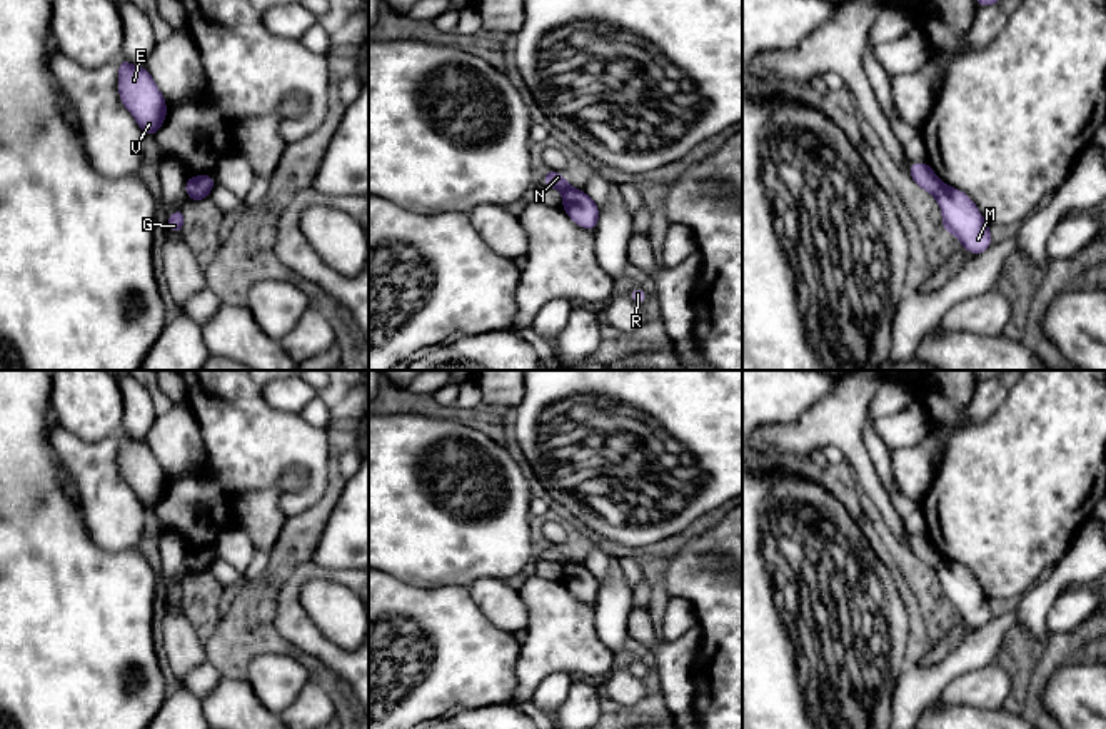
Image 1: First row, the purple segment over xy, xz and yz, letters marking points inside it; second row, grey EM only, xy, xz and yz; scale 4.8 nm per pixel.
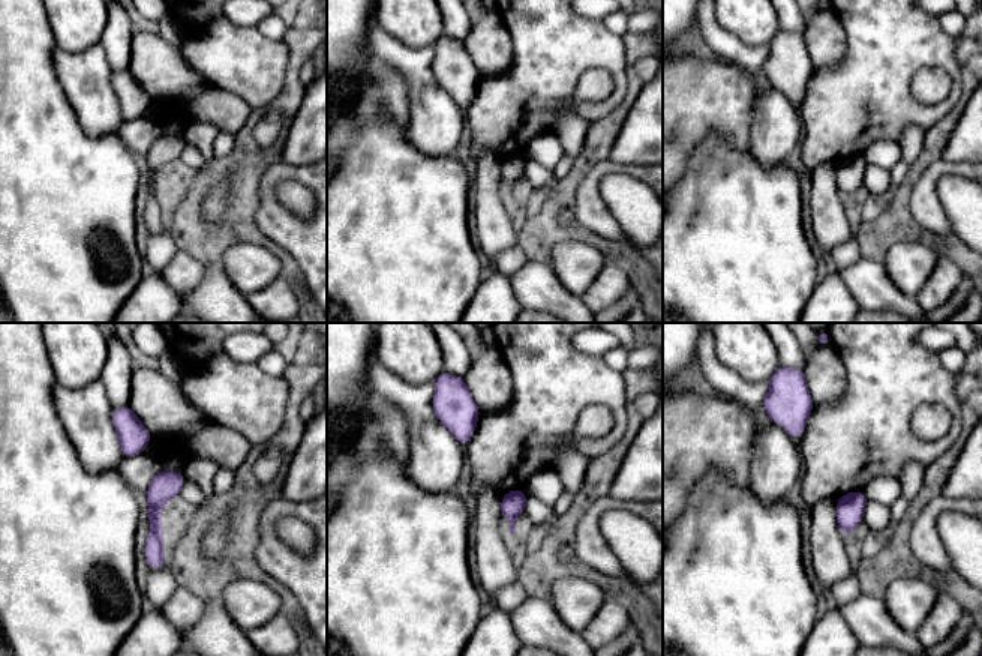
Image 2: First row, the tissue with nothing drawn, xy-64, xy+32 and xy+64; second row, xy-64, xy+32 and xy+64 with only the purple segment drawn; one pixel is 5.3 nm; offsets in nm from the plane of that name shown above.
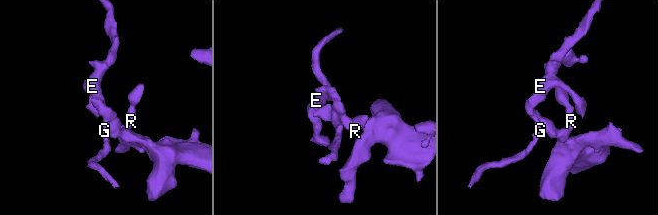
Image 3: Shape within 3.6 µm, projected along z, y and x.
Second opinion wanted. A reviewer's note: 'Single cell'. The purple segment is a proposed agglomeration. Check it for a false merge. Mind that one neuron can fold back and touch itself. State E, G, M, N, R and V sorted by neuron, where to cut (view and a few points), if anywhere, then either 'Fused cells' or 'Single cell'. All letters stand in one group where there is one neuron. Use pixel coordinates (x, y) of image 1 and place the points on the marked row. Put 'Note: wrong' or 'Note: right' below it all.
Groups: E G N V / M R. Split along xz (574, 189), (564, 194). Fused cells
Note: wrong

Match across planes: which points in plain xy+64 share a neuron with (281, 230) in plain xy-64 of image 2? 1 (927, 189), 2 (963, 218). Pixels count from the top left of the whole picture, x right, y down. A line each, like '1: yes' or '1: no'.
1: yes
2: no

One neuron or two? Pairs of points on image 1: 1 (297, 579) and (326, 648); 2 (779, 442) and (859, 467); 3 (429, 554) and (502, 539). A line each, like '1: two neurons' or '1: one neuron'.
1: one neuron
2: one neuron
3: one neuron

